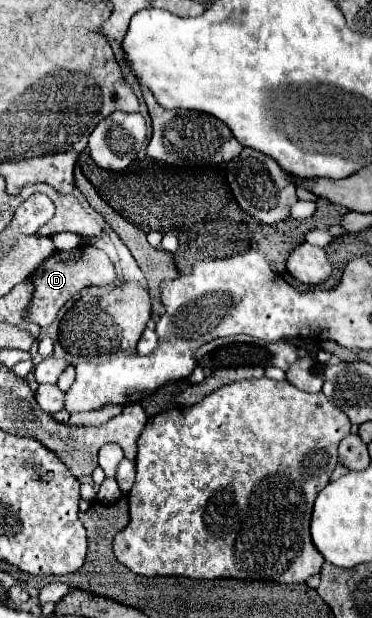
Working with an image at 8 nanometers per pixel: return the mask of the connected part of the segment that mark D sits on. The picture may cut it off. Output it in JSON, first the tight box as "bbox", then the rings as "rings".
{"bbox":[26,245,118,329],"rings":[[[80,245],[74,251],[56,251],[52,253],[42,265],[36,267],[36,271],[30,275],[30,281],[34,285],[32,303],[28,305],[26,319],[32,323],[38,323],[42,329],[46,329],[62,309],[62,305],[76,293],[80,293],[84,287],[106,287],[118,279],[112,261],[104,251],[100,251],[96,245]]]}

